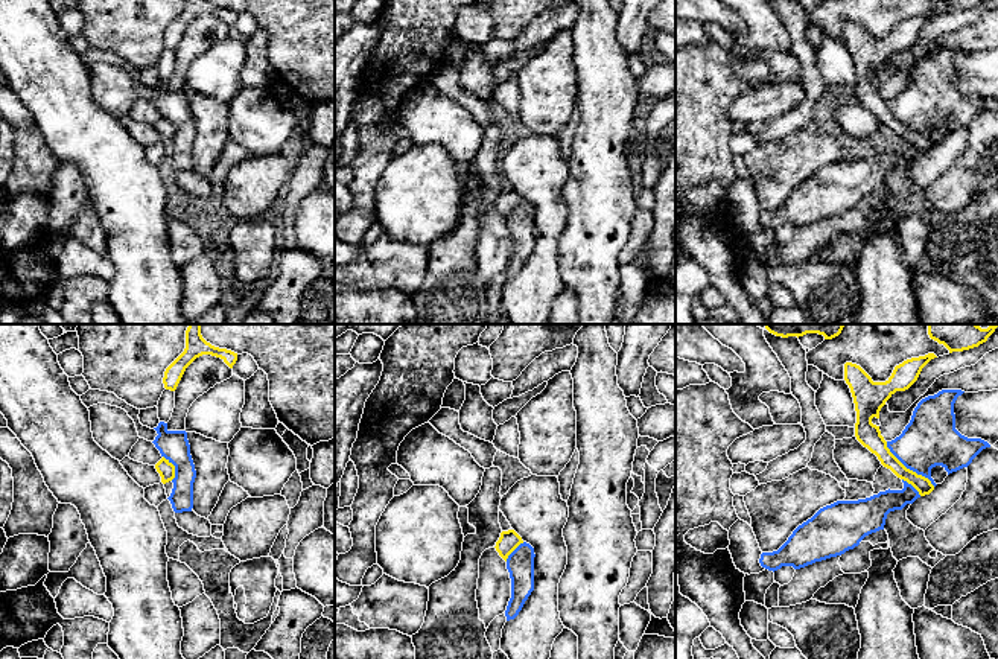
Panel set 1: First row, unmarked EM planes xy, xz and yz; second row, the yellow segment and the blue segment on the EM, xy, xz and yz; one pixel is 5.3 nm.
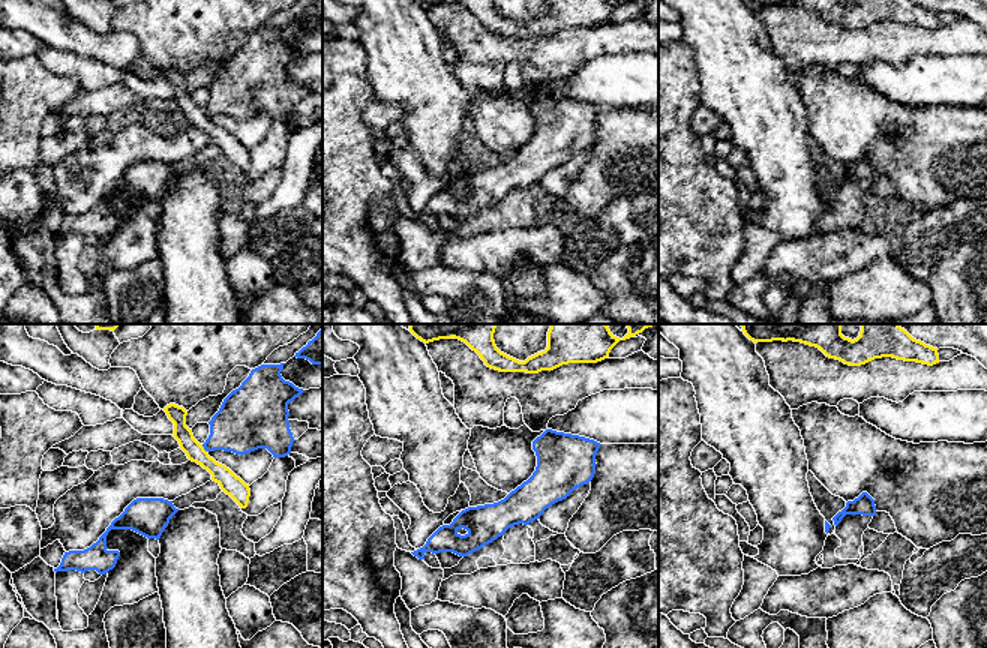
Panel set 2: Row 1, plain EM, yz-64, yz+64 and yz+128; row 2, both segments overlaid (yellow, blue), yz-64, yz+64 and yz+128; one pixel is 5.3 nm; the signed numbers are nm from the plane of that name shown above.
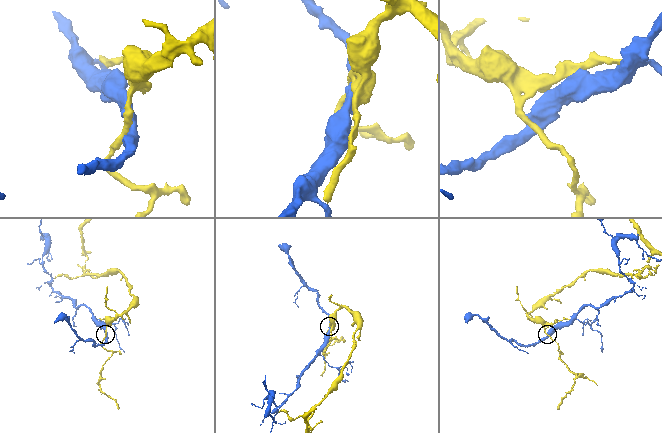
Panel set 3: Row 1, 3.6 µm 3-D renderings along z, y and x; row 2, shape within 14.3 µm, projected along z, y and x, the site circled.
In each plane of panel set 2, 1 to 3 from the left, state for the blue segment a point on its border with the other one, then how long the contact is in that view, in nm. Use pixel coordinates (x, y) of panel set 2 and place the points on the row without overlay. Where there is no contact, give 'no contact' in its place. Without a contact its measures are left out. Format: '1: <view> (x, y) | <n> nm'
1: yz-64 (203, 113) | 50 nm
2: no contact
3: no contact

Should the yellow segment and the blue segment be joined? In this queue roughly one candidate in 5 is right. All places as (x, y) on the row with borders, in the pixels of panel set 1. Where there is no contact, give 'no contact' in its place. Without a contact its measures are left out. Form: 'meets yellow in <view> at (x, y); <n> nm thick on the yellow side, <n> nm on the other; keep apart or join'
meets yellow in yz at (909, 469); 110 nm thick on the yellow side, 280 nm on the other; keep apart

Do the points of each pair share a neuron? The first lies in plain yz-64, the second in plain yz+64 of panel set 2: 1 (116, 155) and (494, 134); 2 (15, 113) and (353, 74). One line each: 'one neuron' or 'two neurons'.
1: two neurons
2: one neuron

